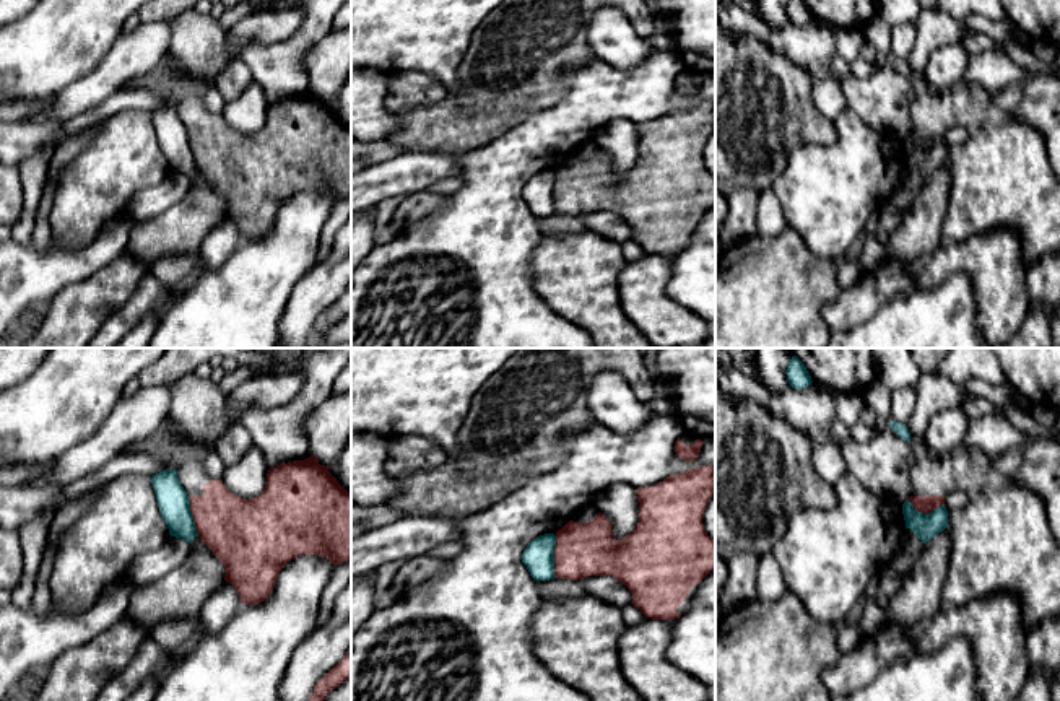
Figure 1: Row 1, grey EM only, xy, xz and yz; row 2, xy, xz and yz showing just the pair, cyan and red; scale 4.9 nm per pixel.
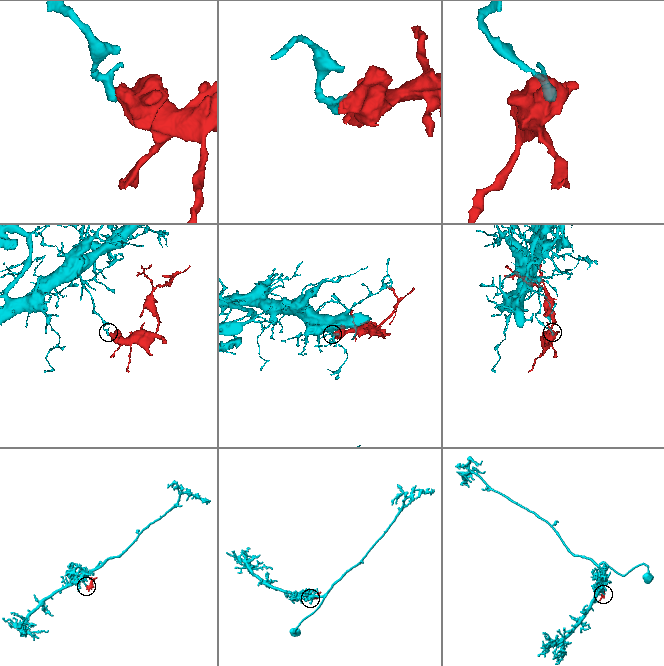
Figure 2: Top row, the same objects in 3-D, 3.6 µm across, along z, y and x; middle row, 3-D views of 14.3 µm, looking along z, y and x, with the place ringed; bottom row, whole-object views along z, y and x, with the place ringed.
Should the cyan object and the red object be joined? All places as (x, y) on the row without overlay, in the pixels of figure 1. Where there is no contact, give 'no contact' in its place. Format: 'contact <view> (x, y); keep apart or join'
contact xz (553, 192); keep apart

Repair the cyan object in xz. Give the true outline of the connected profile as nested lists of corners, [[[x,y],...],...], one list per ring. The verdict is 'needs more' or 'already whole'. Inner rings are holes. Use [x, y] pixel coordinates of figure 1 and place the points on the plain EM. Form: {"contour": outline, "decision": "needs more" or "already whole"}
{"contour": [[[545,169],[532,176],[522,189],[522,198],[535,216],[554,215],[556,171]]], "decision": "already whole"}

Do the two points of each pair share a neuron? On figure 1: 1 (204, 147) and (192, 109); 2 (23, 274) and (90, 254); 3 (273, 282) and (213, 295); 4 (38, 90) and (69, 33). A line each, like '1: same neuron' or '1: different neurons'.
1: same neuron
2: same neuron
3: same neuron
4: same neuron

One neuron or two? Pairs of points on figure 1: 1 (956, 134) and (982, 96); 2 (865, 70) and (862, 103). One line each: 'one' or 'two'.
1: two
2: two

